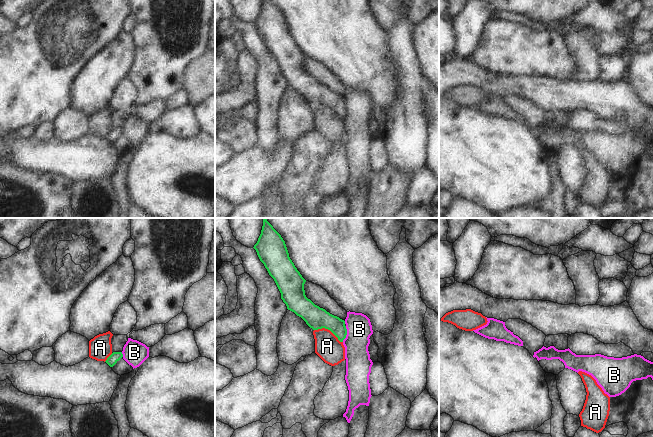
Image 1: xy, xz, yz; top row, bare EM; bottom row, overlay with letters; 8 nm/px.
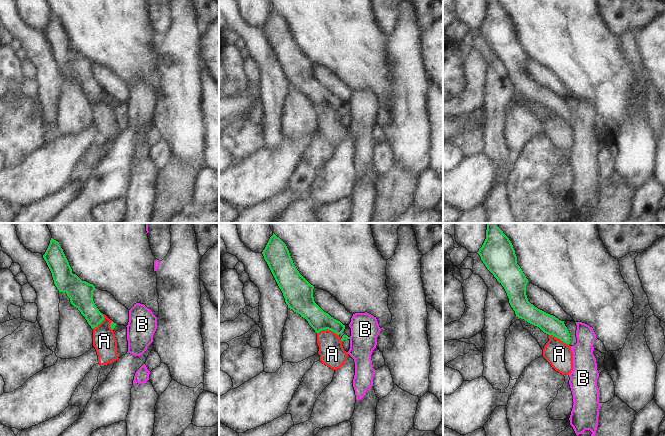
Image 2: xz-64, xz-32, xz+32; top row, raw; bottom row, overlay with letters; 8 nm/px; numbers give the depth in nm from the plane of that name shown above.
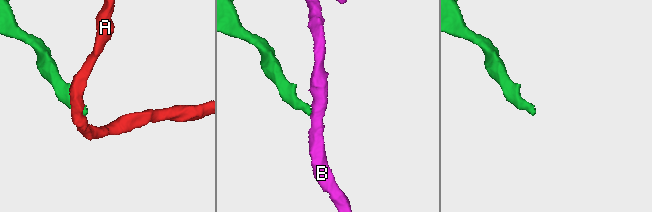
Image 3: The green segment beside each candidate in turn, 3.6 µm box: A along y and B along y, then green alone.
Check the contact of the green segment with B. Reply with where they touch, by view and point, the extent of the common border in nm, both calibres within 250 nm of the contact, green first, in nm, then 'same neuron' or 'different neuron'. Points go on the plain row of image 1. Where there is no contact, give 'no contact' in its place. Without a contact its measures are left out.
xz (346, 110) | 130 nm | 160/200 nm | different neuron

